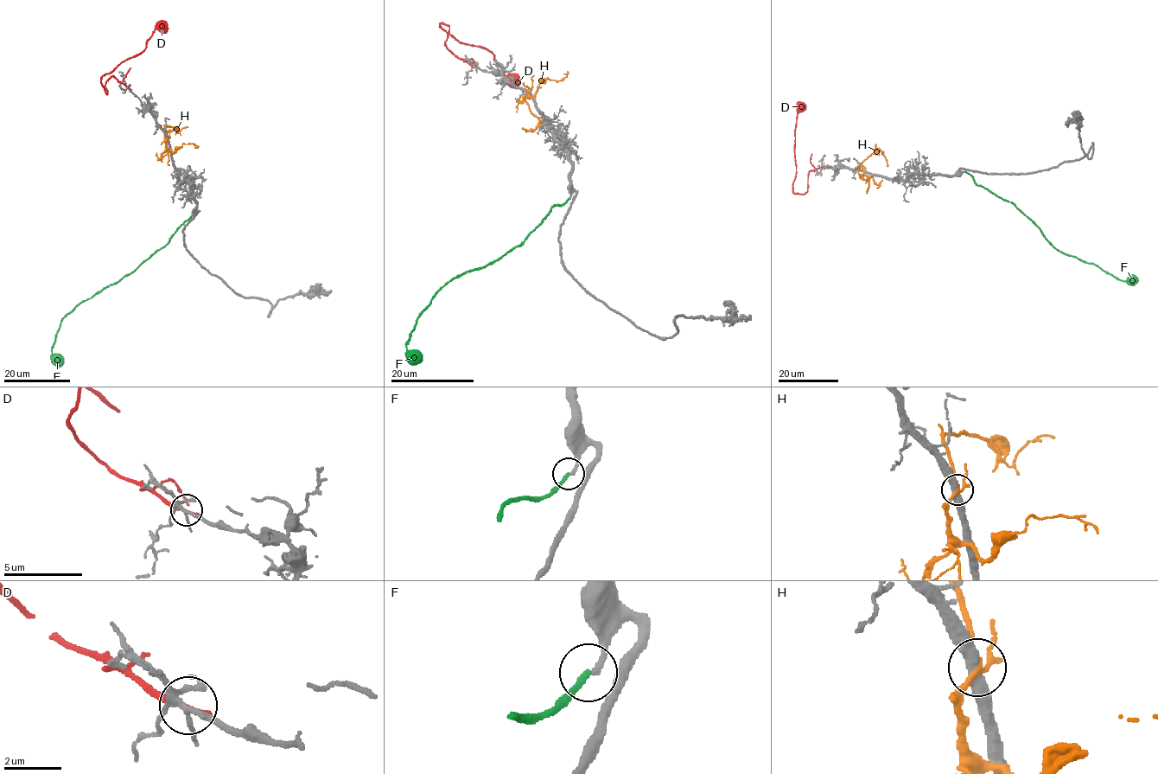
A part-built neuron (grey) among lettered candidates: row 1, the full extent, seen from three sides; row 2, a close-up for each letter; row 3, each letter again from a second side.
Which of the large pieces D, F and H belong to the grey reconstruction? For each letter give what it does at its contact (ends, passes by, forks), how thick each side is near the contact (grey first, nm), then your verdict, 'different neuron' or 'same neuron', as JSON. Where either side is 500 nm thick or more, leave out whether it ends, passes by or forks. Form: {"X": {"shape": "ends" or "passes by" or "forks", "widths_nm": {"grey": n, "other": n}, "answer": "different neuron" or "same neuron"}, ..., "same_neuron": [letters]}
{"D": {"shape": "ends", "widths_nm": {"grey": 220, "other": 280}, "answer": "different neuron"}, "F": {"shape": "ends", "widths_nm": {"grey": 170, "other": 200}, "answer": "same neuron"}, "H": {"shape": "forks", "widths_nm": {"grey": 400, "other": 150}, "answer": "different neuron"}, "same_neuron": ["F"]}

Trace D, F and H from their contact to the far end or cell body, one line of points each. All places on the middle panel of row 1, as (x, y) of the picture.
D: (476, 67), (447, 48), (448, 25), (441, 23), (462, 43), (493, 54), (504, 73), (518, 85)
F: (569, 199), (552, 207), (519, 246), (436, 292), (406, 344), (412, 361), (420, 361)
H: (530, 92), (524, 99), (540, 122), (537, 127), (529, 131), (522, 128)

